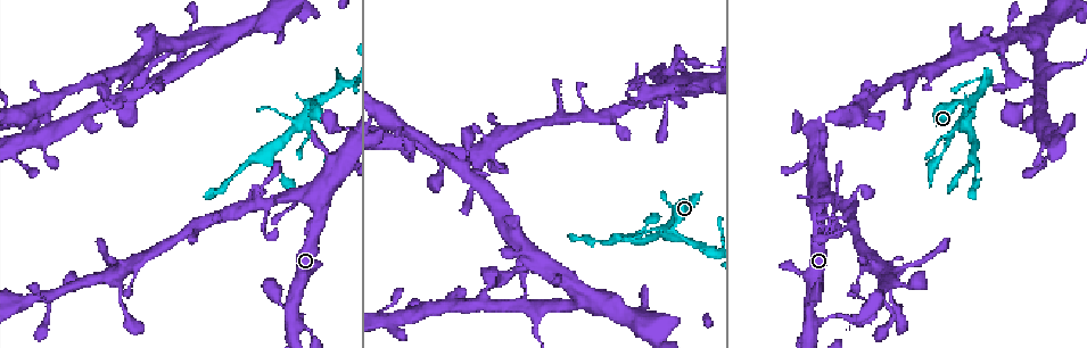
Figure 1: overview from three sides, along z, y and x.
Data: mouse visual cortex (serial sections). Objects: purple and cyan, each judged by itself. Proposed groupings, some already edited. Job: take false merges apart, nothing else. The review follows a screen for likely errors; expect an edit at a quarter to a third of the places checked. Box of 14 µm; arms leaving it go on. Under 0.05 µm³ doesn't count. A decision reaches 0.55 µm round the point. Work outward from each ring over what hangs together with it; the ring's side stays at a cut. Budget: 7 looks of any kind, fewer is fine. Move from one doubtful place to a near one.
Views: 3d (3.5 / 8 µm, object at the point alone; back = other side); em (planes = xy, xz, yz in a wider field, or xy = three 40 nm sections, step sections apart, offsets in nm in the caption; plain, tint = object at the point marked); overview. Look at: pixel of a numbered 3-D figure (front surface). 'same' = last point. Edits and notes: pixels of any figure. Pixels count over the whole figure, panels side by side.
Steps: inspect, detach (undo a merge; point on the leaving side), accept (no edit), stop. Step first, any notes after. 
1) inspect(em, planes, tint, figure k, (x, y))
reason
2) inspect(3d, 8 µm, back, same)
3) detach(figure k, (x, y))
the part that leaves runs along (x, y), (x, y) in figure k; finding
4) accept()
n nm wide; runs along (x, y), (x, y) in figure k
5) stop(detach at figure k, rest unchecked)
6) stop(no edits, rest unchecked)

inspect(3d, 3.5 µm, figure 1, (307, 106))
four arms meet

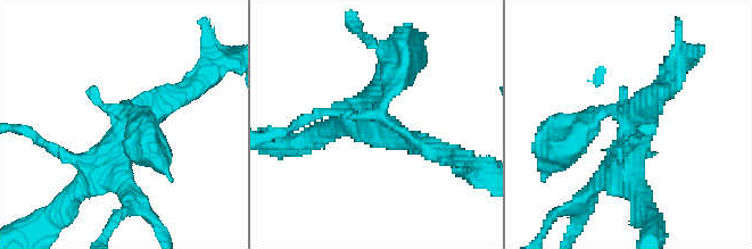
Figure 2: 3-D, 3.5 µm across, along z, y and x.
inspect(em, xy, step 5, tint, figure 2, (630, 129))

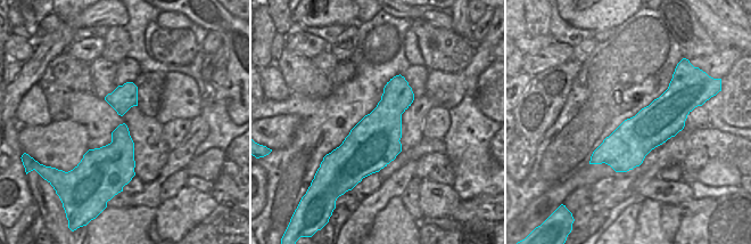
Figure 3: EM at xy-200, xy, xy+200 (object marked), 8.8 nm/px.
inspect(em, planes, tint, same)

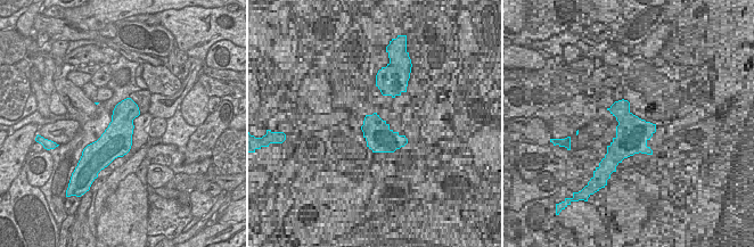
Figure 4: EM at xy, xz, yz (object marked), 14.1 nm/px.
accept()
runs along (401, 68), (380, 123), (335, 126) in figure 2; one cell here

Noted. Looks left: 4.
inspect(3d, 3.5 µm, figure 1, (946, 148))
thick turns thin

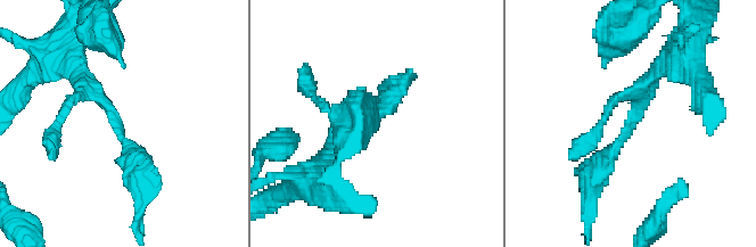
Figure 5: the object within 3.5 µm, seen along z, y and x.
inspect(em, xy, step 3, tint, figure 5, (630, 128))
arms of 250, 250 nm

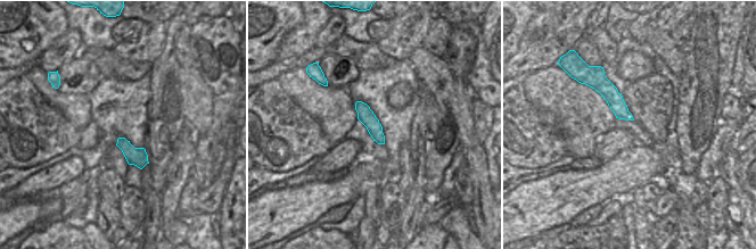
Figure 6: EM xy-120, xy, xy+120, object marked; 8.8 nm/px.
inspect(em, planes, tint, same)
another direction

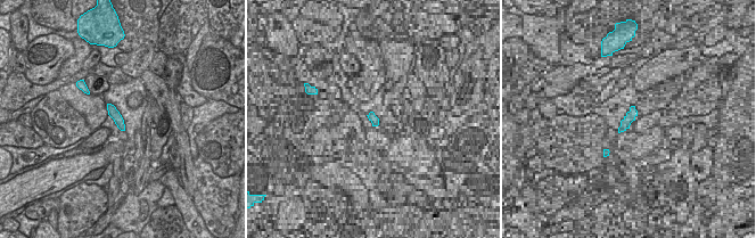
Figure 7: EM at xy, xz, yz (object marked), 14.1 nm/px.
detach(figure 5, (129, 171))
the part that leaves runs along (126, 143), (141, 165), (134, 235) in figure 5; a second cell is stuck on

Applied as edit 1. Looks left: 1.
stop(detach at figure 5, rest unchecked)

